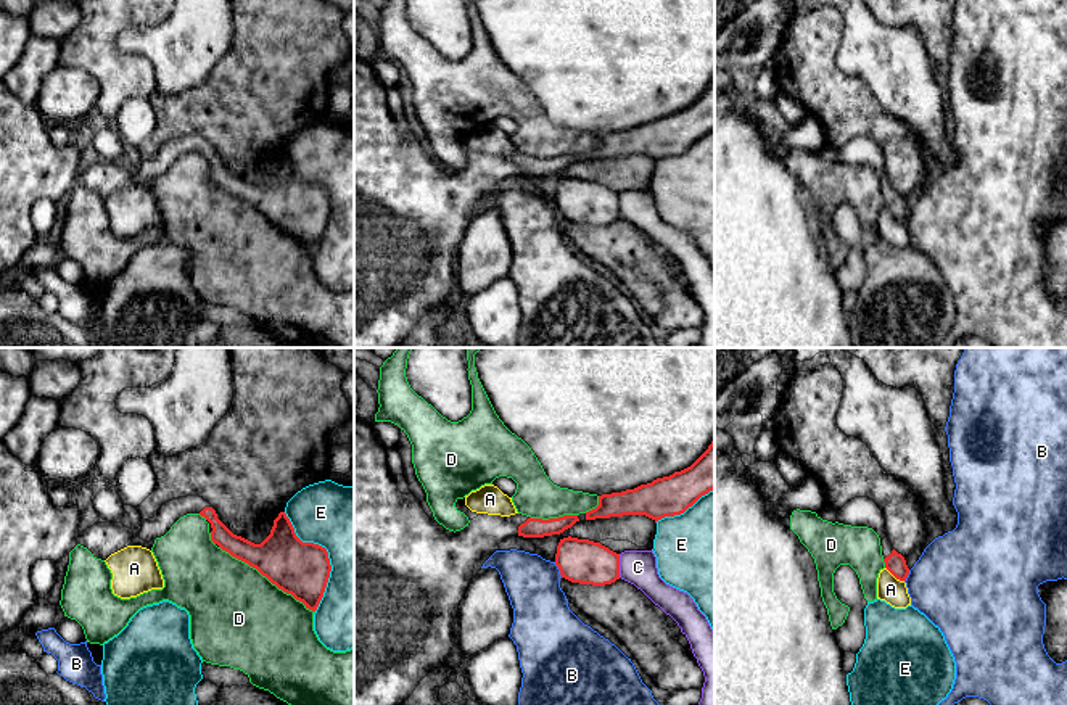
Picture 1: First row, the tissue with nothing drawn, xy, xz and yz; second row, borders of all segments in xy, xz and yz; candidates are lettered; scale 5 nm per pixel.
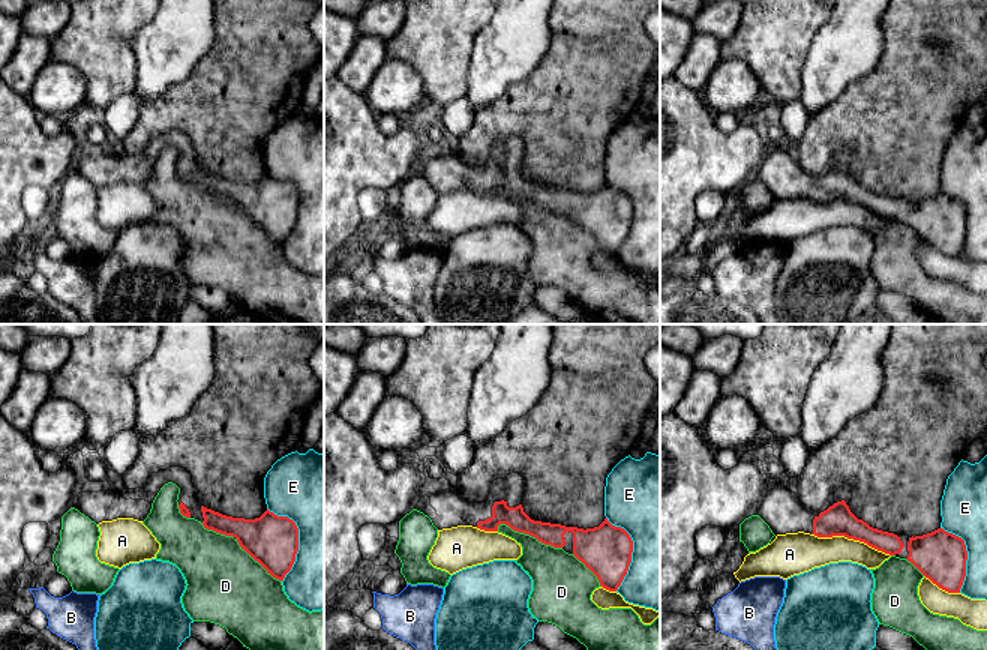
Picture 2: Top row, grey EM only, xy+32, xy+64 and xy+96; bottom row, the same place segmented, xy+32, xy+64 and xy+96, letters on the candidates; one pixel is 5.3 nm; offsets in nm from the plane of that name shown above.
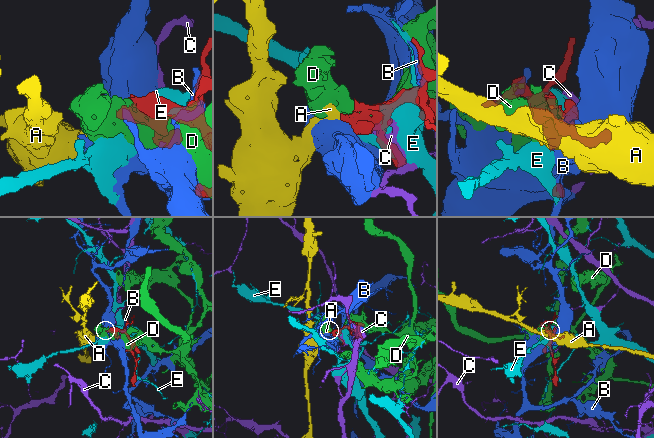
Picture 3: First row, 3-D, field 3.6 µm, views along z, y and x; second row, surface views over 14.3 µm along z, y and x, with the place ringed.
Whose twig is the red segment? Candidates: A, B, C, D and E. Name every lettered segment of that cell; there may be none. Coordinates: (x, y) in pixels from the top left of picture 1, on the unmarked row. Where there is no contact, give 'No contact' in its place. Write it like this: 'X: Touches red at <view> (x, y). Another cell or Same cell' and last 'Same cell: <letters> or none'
A: Touches red at yz (895, 216). Another cell
B: Touches red at xz (559, 208). Another cell
C: Touches red at xz (618, 205). Another cell
D: Touches red at xy (267, 218). Another cell
E: Touches red at xy (327, 193). Another cell
Same cell: none

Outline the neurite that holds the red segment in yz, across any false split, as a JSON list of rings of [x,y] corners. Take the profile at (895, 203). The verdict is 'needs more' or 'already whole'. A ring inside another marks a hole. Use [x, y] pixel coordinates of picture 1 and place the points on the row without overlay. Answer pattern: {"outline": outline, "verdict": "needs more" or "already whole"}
{"outline": [[[888,177],[880,180],[885,208],[900,221],[906,221],[909,208],[901,193],[898,193]]], "verdict": "needs more"}

